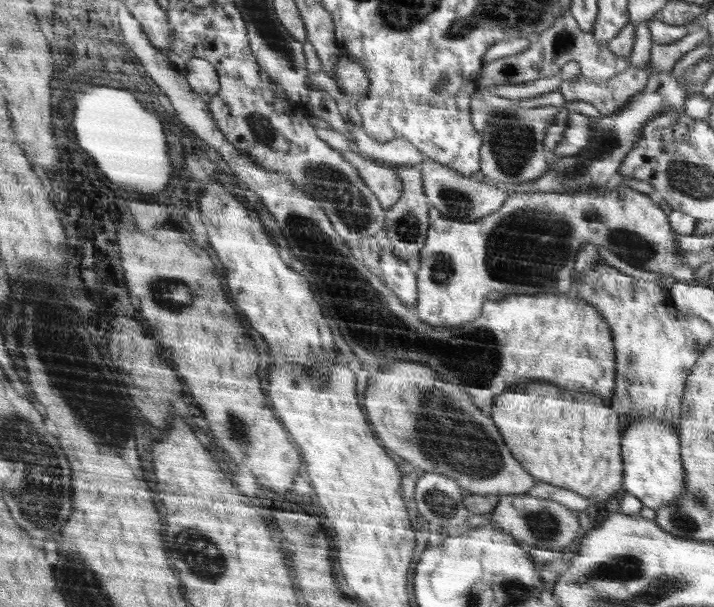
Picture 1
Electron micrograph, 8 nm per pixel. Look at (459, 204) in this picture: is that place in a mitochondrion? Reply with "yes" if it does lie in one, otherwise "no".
yes

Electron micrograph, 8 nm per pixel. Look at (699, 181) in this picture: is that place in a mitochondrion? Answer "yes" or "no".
yes

